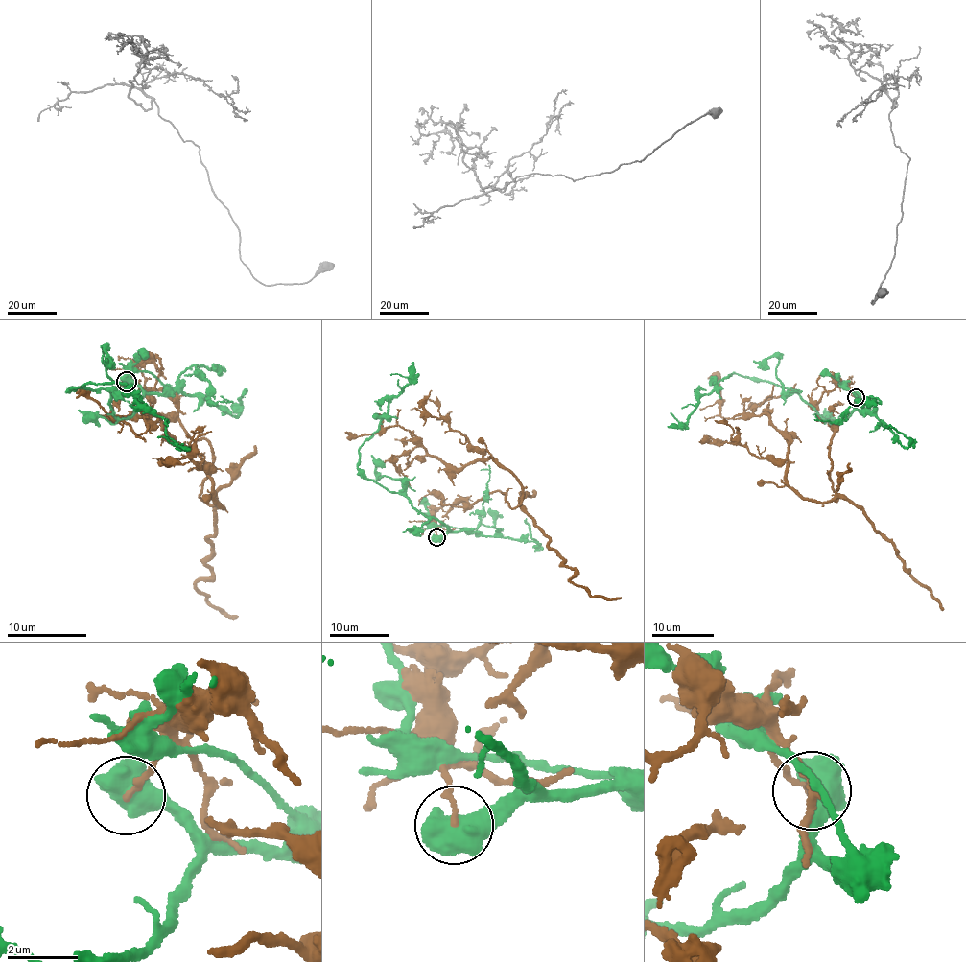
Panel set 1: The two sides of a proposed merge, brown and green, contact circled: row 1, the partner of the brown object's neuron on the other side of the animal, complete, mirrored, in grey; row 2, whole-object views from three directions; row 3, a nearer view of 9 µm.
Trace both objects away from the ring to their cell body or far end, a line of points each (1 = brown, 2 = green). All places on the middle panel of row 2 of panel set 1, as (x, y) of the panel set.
1: (436, 536), (439, 497), (498, 491), (512, 508), (523, 484), (491, 457), (449, 466), (400, 427), (345, 432)
2: (436, 536), (450, 531), (358, 467), (359, 450), (378, 429), (389, 401), (409, 382), (389, 374)

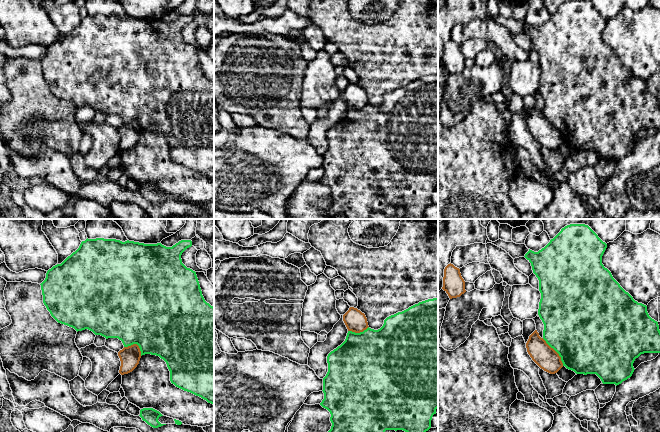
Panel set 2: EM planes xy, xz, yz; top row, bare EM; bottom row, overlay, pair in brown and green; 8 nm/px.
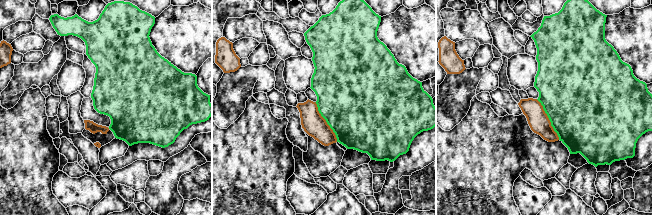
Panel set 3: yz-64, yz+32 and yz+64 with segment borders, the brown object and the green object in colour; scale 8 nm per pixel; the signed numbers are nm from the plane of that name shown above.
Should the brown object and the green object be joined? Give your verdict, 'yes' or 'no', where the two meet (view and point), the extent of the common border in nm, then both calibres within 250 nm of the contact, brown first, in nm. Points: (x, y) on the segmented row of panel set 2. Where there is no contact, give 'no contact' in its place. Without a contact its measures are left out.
no; meets brown in yz at (556, 352); contact 280 nm long; 180 nm thick on the brown side, 500 nm on the other

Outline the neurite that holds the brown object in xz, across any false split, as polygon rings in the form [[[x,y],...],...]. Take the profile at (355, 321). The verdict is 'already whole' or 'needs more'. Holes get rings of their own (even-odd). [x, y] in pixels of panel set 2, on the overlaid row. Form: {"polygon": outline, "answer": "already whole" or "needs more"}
{"polygon": [[[350,307],[343,315],[343,321],[348,331],[355,333],[363,332],[369,327],[365,314],[354,307]]], "answer": "already whole"}

